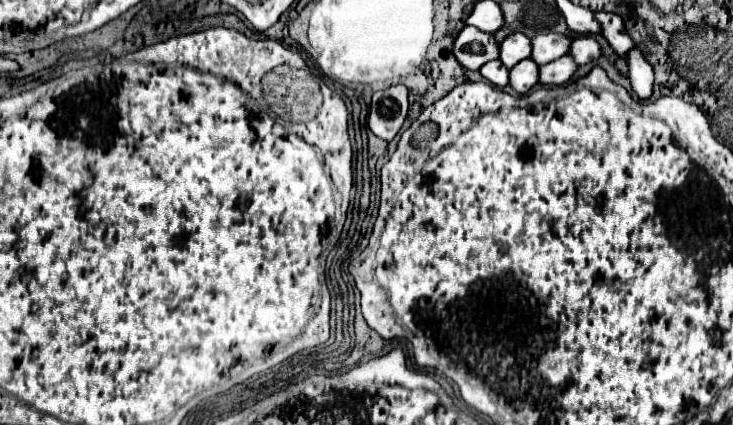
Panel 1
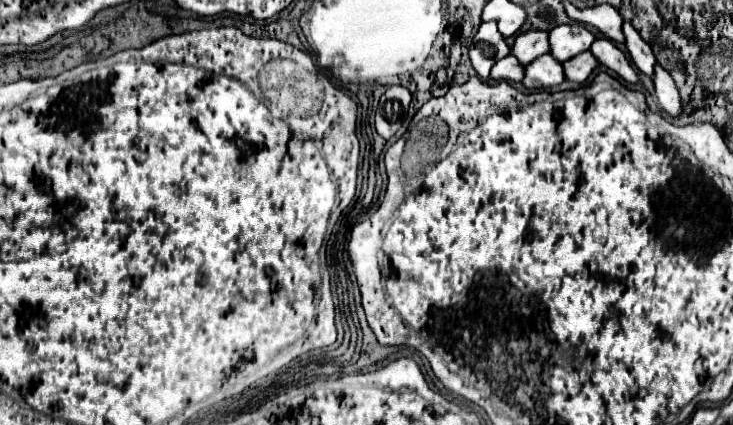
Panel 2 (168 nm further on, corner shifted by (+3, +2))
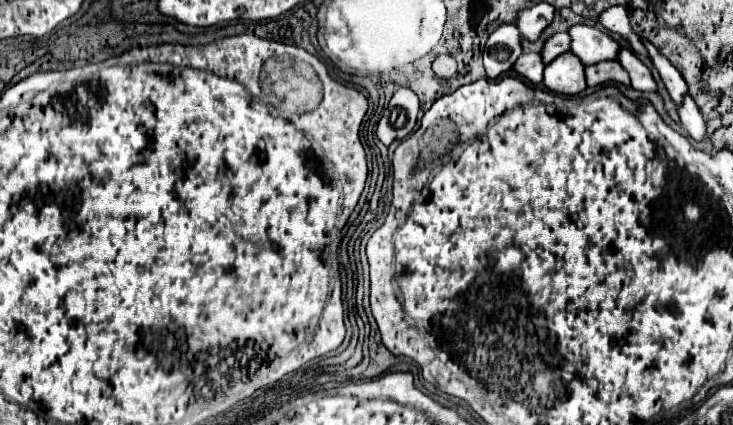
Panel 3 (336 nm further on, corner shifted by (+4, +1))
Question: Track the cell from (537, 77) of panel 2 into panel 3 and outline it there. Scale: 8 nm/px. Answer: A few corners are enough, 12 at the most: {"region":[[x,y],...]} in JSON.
{"region":[[569,52],[545,64],[543,86],[557,94],[587,88],[583,64]]}

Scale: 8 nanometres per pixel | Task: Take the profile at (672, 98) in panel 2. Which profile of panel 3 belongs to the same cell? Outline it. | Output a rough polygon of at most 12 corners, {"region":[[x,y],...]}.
{"region":[[689,94],[677,104],[681,126],[693,140],[701,140],[705,122]]}

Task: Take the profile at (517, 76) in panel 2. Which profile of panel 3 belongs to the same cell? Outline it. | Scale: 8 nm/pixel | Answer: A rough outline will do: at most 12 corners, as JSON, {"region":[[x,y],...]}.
{"region":[[521,54],[513,70],[531,84],[541,84],[539,54]]}

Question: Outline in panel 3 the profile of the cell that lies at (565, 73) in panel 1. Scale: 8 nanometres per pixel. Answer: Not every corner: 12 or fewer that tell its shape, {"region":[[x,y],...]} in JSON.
{"region":[[615,60],[585,66],[587,86],[625,84],[627,72]]}

